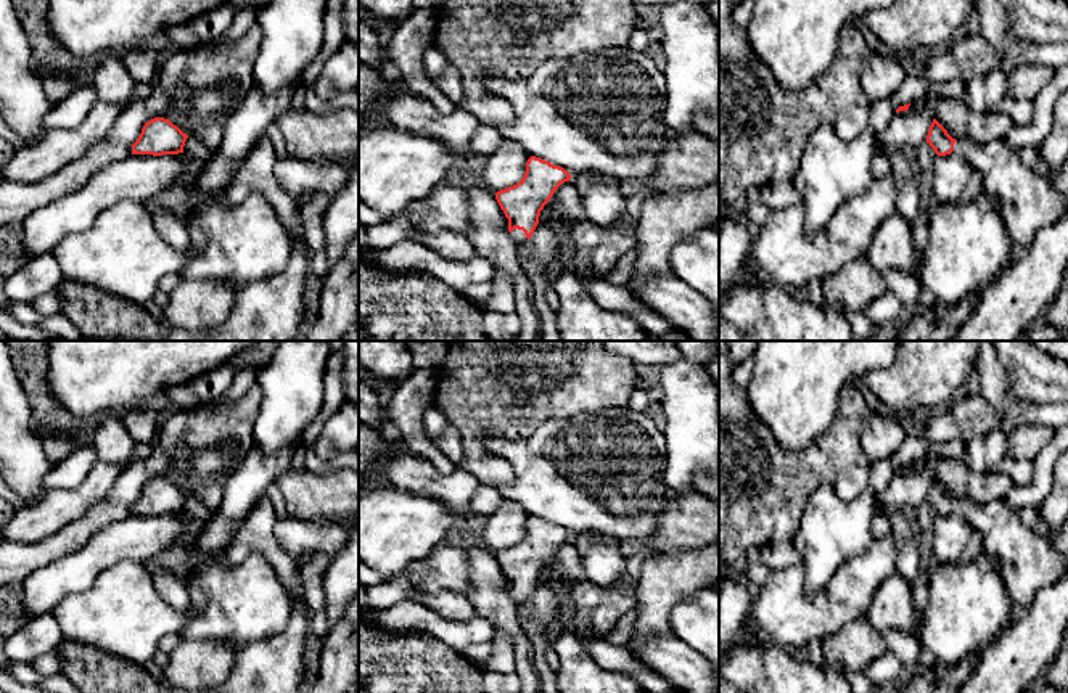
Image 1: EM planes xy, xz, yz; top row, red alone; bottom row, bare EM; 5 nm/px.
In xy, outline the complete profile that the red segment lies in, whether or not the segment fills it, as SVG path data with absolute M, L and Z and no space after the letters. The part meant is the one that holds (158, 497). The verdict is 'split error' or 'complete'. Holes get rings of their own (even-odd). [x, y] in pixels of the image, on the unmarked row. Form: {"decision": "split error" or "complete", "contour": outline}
{"decision": "complete", "contour": "M154 478L143 486L140 497L132 505L132 515L179 515L183 513L187 498L188 495L169 479Z"}

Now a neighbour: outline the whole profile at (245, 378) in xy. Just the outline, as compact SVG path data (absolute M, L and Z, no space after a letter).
M240 367L233 376L233 383L225 391L228 400L243 397L256 384L257 370L251 367Z

